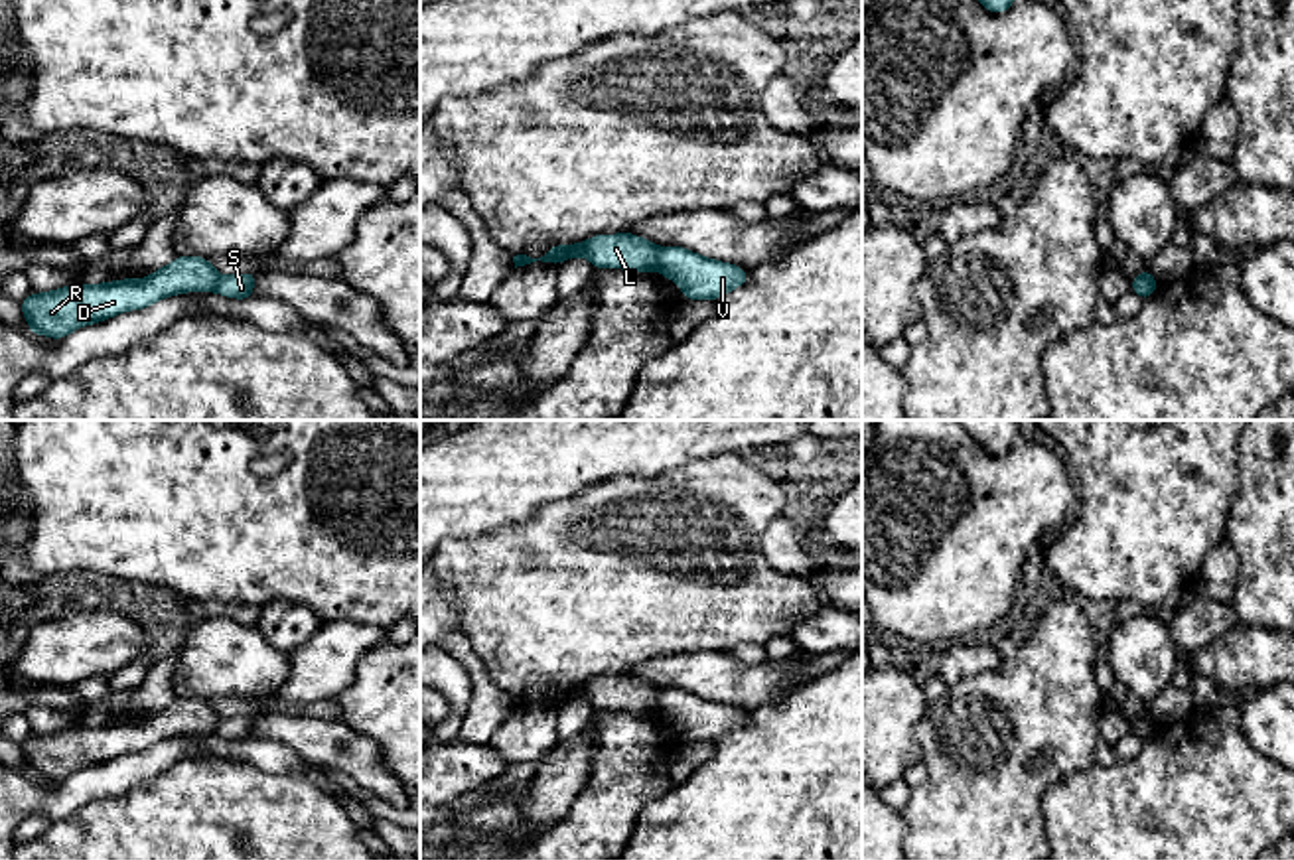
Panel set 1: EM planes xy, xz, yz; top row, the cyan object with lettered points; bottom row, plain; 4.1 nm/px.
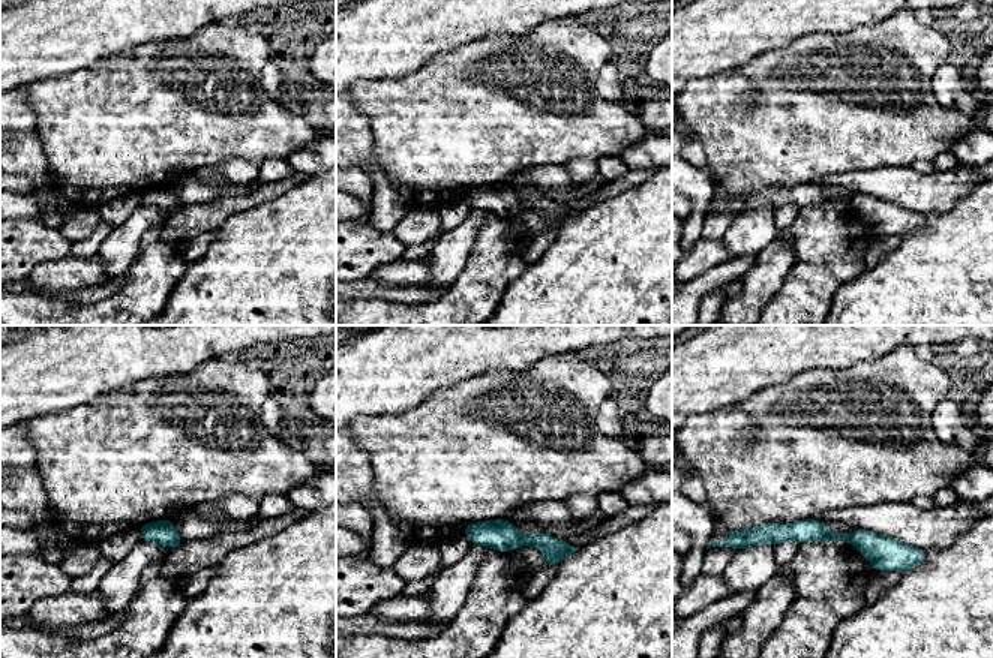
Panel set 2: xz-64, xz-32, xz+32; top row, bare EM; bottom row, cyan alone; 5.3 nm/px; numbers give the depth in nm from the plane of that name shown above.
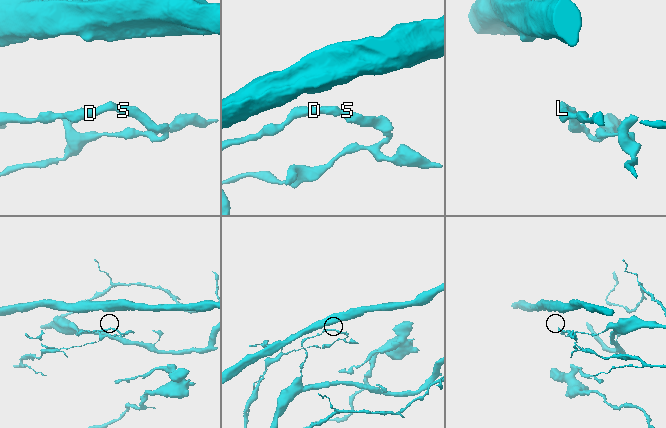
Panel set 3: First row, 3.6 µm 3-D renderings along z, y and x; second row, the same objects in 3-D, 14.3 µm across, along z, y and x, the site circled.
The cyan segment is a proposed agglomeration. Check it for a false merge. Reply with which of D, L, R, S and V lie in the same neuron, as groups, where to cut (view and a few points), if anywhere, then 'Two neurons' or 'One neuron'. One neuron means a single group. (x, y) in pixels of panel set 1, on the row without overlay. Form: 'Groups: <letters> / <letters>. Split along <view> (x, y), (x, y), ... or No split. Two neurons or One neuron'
Groups: D L R / S V. Split along xz (661, 691), (655, 711). Two neurons

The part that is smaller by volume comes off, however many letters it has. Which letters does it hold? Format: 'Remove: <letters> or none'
Remove: S, V

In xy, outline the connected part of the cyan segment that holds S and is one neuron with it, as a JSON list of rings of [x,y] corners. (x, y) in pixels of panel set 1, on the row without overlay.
[[[258,714],[221,718],[215,734],[237,742],[254,740],[252,726],[256,718]]]

